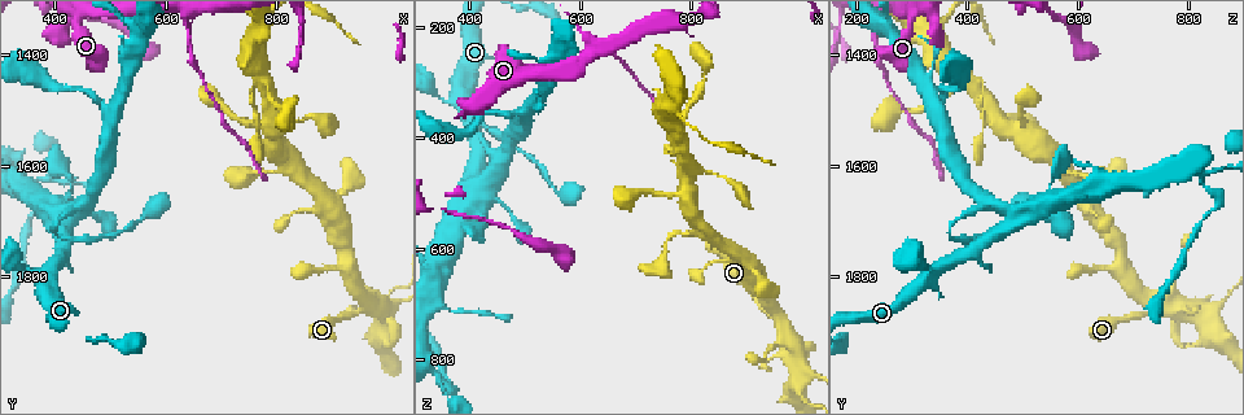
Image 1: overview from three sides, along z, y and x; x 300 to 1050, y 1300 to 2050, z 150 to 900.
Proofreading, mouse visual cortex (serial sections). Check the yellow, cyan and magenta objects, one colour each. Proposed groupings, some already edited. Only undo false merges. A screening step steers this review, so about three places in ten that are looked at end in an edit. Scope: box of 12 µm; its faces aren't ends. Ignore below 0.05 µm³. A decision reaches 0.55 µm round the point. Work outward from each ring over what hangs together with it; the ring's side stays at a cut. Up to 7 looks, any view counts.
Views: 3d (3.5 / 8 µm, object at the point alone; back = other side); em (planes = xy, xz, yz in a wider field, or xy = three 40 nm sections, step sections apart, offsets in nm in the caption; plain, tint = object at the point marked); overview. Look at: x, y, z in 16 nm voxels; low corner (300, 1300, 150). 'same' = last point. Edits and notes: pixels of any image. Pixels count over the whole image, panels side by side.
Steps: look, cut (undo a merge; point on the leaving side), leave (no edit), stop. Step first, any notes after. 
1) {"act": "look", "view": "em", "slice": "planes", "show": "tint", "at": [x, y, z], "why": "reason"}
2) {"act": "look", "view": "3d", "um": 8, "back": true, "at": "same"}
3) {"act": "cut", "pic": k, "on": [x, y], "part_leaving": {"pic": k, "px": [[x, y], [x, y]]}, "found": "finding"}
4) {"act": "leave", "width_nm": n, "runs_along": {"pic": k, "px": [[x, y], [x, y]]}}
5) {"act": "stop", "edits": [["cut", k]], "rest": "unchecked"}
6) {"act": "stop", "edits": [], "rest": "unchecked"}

{"act": "look", "view": "3d", "um": 3.5, "at": [965, 1850, 740], "why": "four arms meet"}

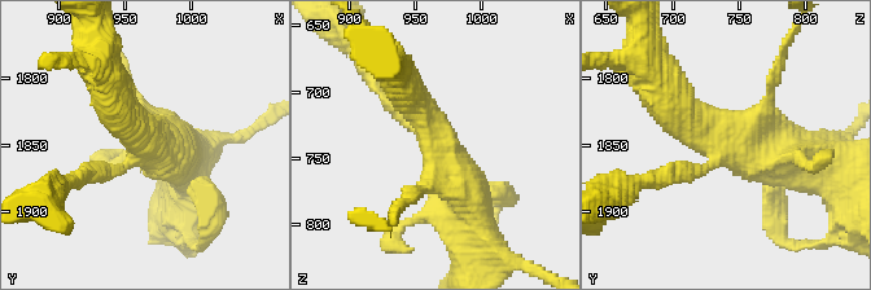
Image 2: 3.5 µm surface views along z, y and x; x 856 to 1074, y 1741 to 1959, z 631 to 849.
{"act": "look", "view": "em", "slice": "planes", "show": "plain", "at": [960, 1854, 734], "arms": 4, "arm_widths_nm": [200, 250, 400, 600], "why": "need the tissue"}

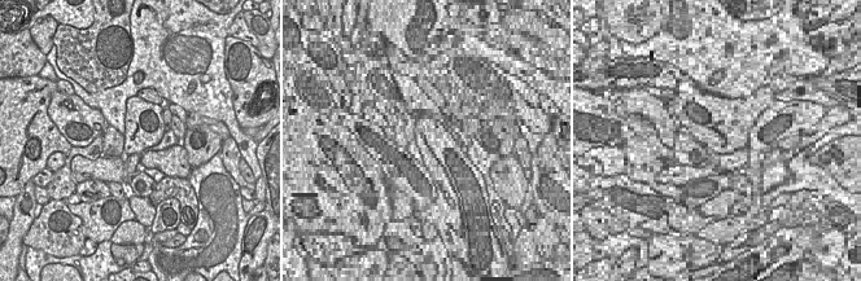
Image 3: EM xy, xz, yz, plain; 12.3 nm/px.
{"act": "look", "view": "em", "slice": "planes", "show": "tint", "at": "same", "why": "with the object marked"}

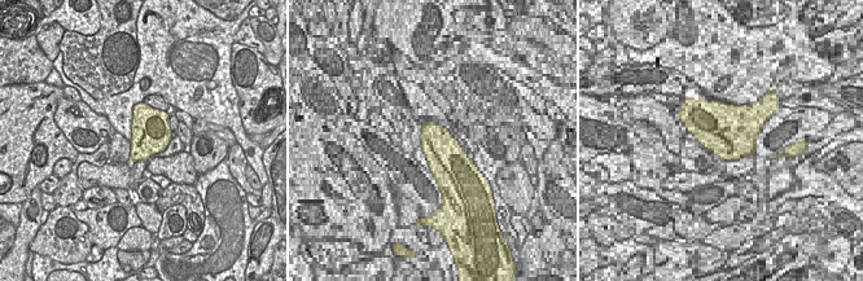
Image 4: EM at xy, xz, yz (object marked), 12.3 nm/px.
{"act": "leave", "runs_along": {"pic": 2, "px": [[84, 174], [140, 149], [112, 86]]}, "found": "one cell here"}

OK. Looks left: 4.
{"act": "look", "view": "3d", "um": 8, "at": [400, 1725, 365], "why": "abrupt turn"}

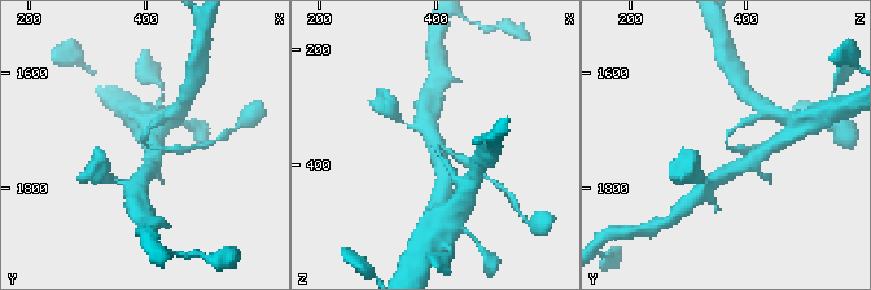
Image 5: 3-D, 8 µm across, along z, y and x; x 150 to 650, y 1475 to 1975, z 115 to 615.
{"act": "look", "view": "em", "slice": "xy", "step": 1, "show": "tint", "at": [405, 1720, 370], "why": "shape alone is not enough"}

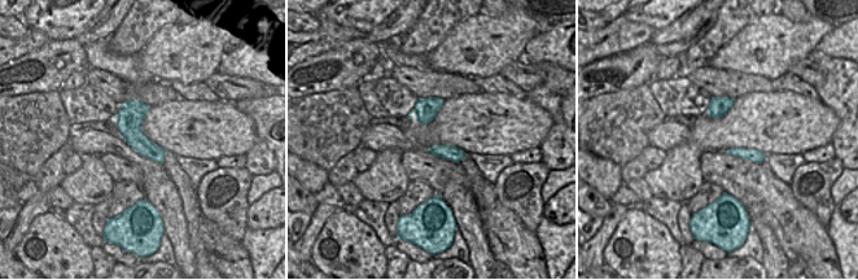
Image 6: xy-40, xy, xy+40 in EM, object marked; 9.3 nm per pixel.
{"act": "leave", "arm_widths_nm": [200, 200], "runs_along": {"pic": 5, "px": [[158, 122], [147, 143], [178, 149]]}, "found": "one cell here"}

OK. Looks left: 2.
{"act": "look", "view": "3d", "um": 3.5, "at": [510, 1505, 355], "why": "thick turns thin"}

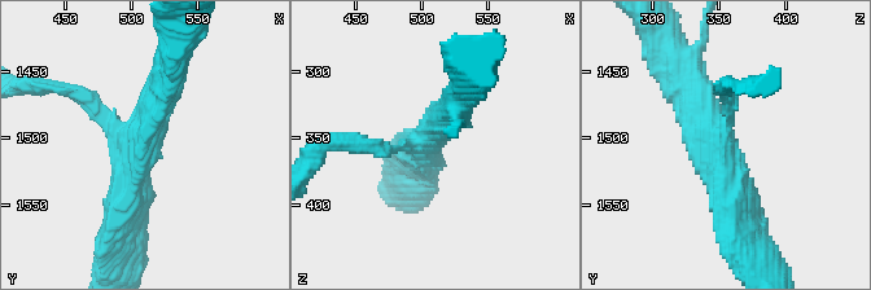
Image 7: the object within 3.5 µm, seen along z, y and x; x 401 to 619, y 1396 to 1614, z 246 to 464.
{"act": "look", "view": "em", "slice": "planes", "show": "tint", "at": [504, 1502, 348], "arms": 3, "arm_widths_nm": [200, 400, 400], "why": "need the tissue"}

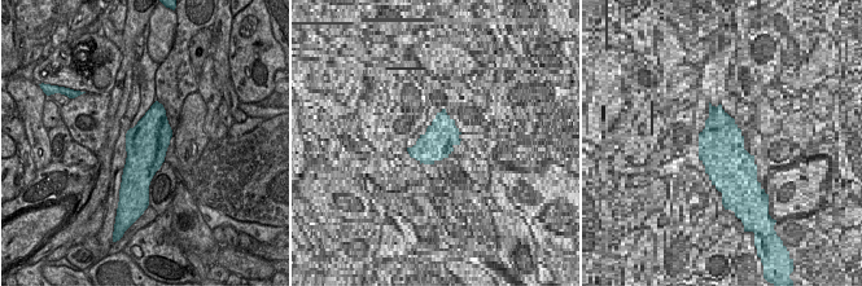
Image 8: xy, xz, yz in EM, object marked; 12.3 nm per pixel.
{"act": "leave", "runs_along": {"pic": 7, "px": [[736, 220], [730, 178], [685, 70]]}, "found": "one cell here"}

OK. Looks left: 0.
{"act": "stop", "edits": [], "rest": "unchecked"}

